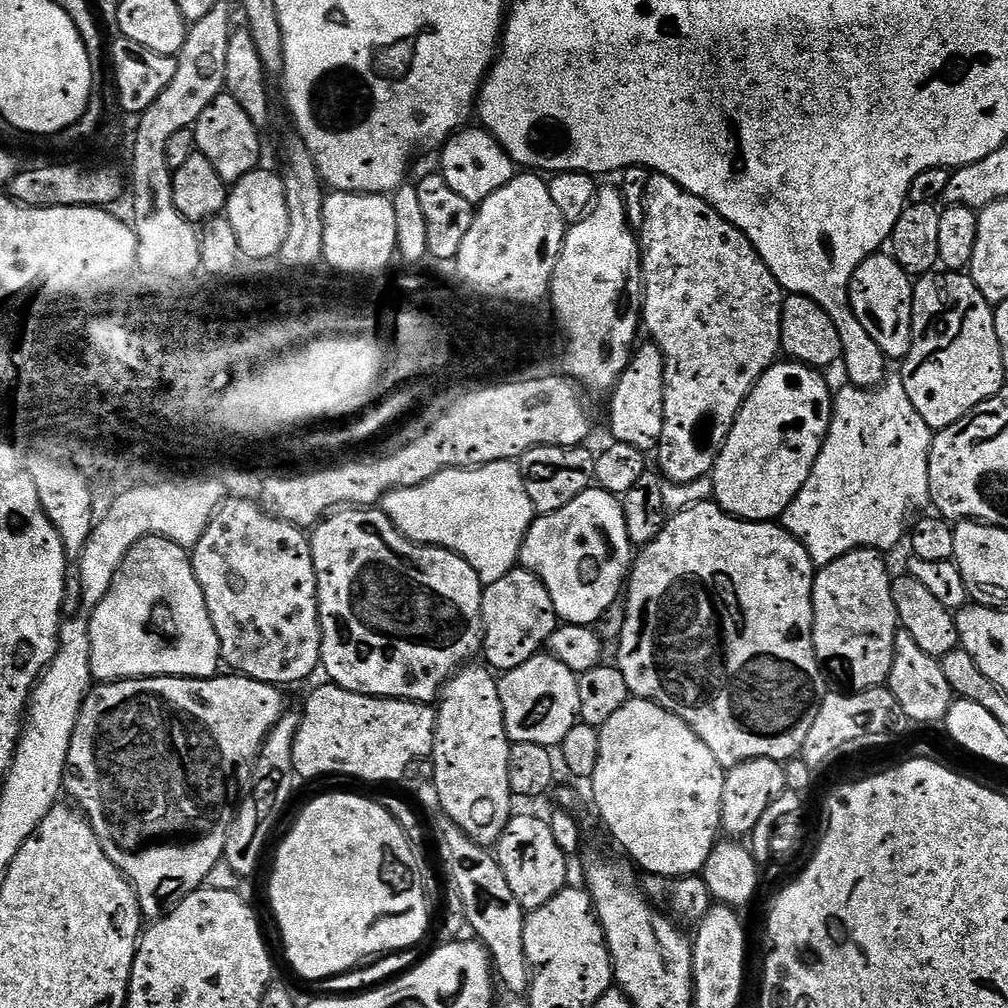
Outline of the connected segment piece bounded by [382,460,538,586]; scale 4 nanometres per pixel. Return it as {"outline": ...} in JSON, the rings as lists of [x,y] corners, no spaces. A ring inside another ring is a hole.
{"outline":[[[499,460],[477,468],[447,468],[418,486],[396,488],[393,492],[388,492],[382,501],[382,511],[407,540],[445,548],[470,562],[481,584],[485,586],[498,582],[498,578],[506,578],[506,574],[517,567],[520,547],[526,538],[528,527],[538,515],[530,502],[530,494],[526,494],[526,486],[522,482],[520,466],[516,460]]]}

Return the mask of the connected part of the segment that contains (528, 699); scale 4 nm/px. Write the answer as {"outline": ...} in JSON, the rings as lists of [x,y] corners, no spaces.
{"outline":[[[534,655],[522,662],[522,666],[503,673],[498,683],[503,718],[511,743],[534,742],[535,745],[556,748],[578,723],[581,708],[578,699],[578,676],[557,656]]]}

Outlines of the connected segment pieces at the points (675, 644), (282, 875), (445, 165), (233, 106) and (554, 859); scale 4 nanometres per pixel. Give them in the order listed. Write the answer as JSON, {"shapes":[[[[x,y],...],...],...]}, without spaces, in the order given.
{"shapes":[[[[694,502],[684,511],[675,513],[652,542],[639,549],[626,581],[626,622],[614,648],[614,664],[619,668],[622,678],[626,678],[629,693],[638,700],[652,700],[658,706],[670,710],[670,714],[680,716],[682,722],[686,722],[686,726],[690,726],[690,730],[694,730],[694,734],[706,742],[710,754],[718,758],[725,770],[758,758],[787,762],[799,757],[806,742],[806,734],[810,734],[810,726],[822,695],[822,669],[812,645],[812,581],[816,579],[817,571],[810,554],[806,554],[806,546],[802,546],[802,542],[798,542],[798,538],[791,536],[779,523],[739,520],[737,516],[724,512],[715,502]]],[[[332,792],[328,800],[316,800],[312,808],[304,812],[296,820],[296,825],[288,832],[288,837],[280,844],[276,852],[276,865],[272,868],[272,881],[268,884],[268,900],[272,903],[272,912],[276,915],[276,924],[280,927],[280,936],[284,939],[284,952],[288,955],[288,964],[304,980],[315,982],[328,980],[331,976],[341,976],[353,968],[363,965],[369,958],[377,954],[396,952],[396,934],[403,948],[415,948],[420,939],[428,932],[428,896],[424,893],[424,876],[420,873],[418,853],[412,849],[402,826],[382,810],[375,799],[359,800],[350,792]]],[[[468,126],[457,131],[443,145],[444,153],[440,156],[438,172],[439,175],[446,178],[450,190],[462,194],[462,198],[466,198],[466,202],[478,206],[483,200],[490,198],[490,194],[494,194],[494,190],[506,186],[506,182],[512,180],[514,162],[508,157],[508,151],[494,139],[491,132],[480,126],[472,127]]],[[[222,94],[214,98],[214,102],[210,102],[210,106],[206,106],[206,110],[202,110],[202,114],[196,119],[194,131],[197,152],[208,159],[214,170],[218,170],[218,178],[222,178],[225,184],[234,185],[246,178],[246,174],[261,167],[261,129],[256,128],[254,122],[250,122],[246,110],[242,110],[242,106],[238,106],[238,102],[234,102],[232,96]]],[[[513,815],[494,845],[494,855],[502,866],[502,874],[506,874],[506,882],[510,885],[514,898],[518,898],[525,913],[538,910],[538,906],[546,906],[546,902],[550,902],[554,894],[569,887],[570,858],[562,850],[562,846],[558,846],[554,830],[550,830],[547,819]]]]}

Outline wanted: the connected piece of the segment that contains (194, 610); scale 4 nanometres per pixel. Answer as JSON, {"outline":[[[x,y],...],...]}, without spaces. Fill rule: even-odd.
{"outline":[[[161,536],[142,538],[126,554],[126,558],[118,566],[114,574],[114,582],[110,582],[110,590],[106,590],[106,598],[91,609],[88,616],[88,637],[90,638],[90,670],[96,682],[109,680],[138,680],[141,676],[188,676],[192,680],[211,680],[221,671],[220,643],[214,630],[214,622],[210,622],[210,614],[206,610],[206,598],[202,594],[202,586],[198,586],[198,578],[194,578],[192,557],[189,549],[178,546]]]}

